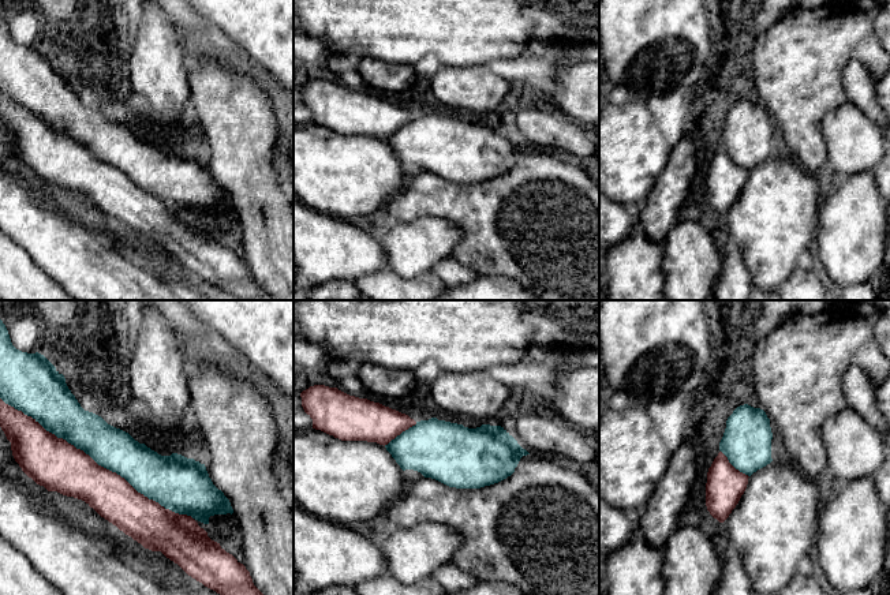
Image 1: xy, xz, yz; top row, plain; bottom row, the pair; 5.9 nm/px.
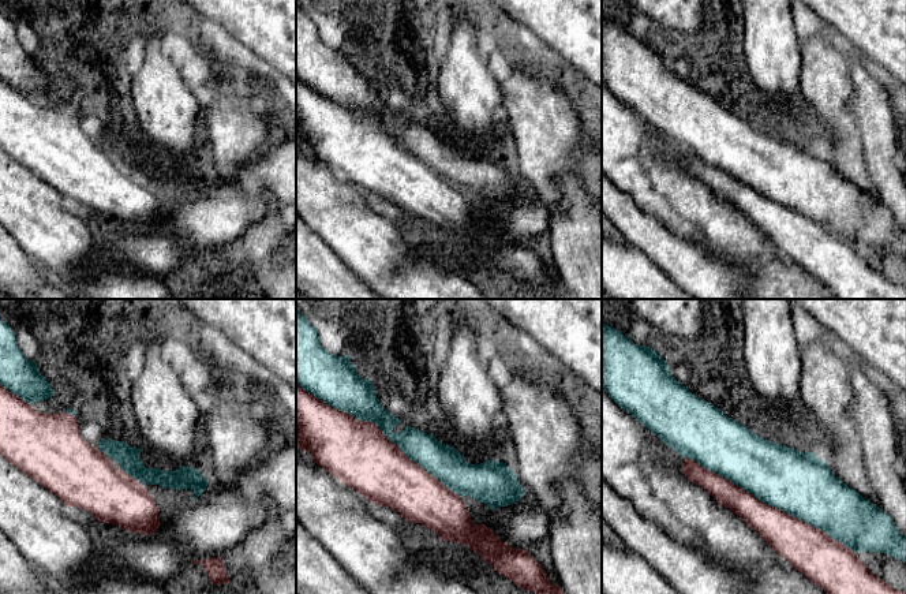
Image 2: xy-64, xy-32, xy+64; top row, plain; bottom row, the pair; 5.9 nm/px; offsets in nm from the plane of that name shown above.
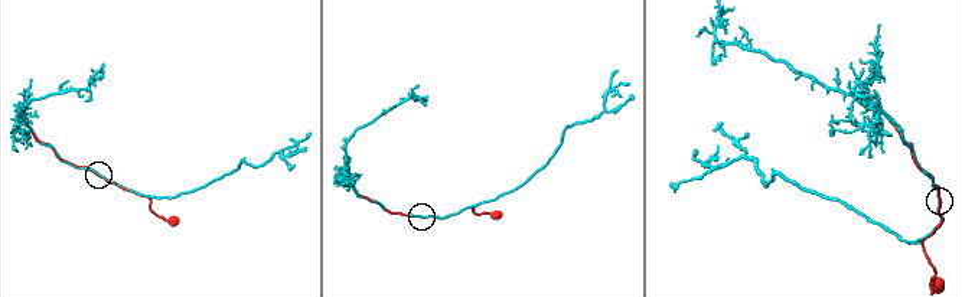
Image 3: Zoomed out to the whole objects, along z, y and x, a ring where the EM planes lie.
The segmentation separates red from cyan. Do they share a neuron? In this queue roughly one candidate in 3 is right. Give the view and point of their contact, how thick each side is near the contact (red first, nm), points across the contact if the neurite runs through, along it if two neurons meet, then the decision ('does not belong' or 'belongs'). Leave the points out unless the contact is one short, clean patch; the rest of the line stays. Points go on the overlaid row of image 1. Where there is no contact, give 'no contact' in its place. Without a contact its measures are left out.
contact xy (96, 463); calibres 300 and 240 nm; belongs

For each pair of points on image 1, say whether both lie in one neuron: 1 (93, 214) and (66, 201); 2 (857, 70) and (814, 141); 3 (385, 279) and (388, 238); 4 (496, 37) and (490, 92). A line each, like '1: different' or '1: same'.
1: same
2: different
3: same
4: different

